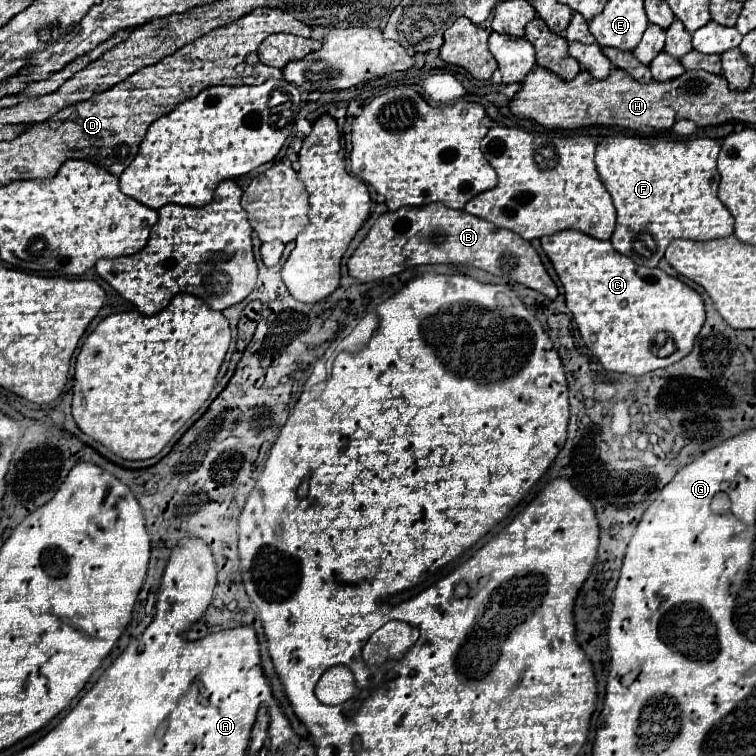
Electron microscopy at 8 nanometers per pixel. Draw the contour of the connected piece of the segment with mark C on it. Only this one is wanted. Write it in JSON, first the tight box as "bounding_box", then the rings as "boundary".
{"bounding_box":[541,231,705,375],"boundary":[[[559,231],[555,235],[545,235],[541,239],[541,247],[551,259],[565,287],[567,307],[573,313],[587,349],[601,361],[607,371],[645,375],[649,371],[669,367],[691,353],[693,341],[705,321],[703,299],[697,291],[661,269],[635,265],[629,257],[617,253],[609,241],[593,239],[581,231]]]}

